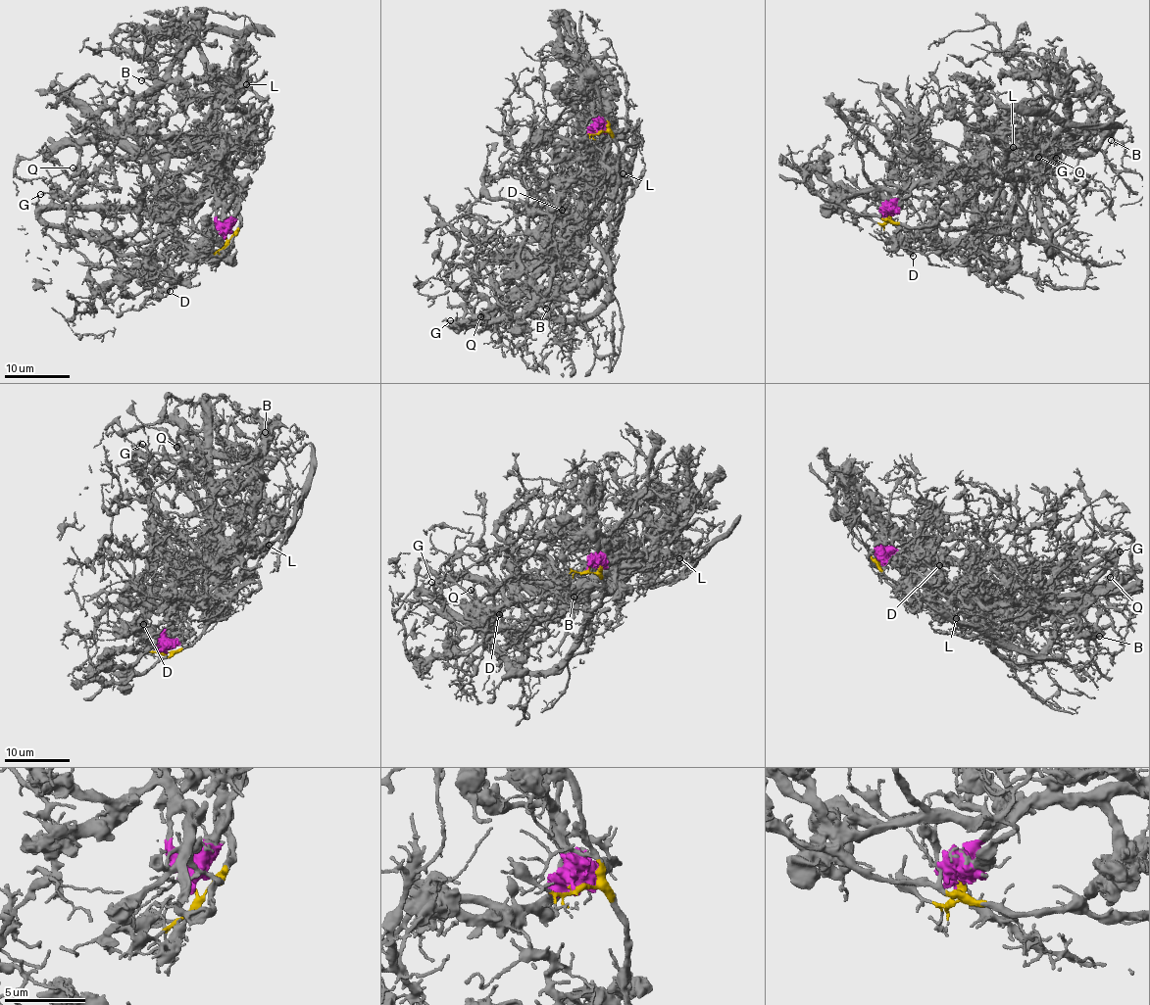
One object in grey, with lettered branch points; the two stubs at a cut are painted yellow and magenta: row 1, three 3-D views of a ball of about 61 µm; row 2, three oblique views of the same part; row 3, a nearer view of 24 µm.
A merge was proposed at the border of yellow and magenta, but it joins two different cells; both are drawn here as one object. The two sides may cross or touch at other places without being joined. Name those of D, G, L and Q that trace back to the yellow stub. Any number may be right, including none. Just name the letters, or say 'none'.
G, Q

